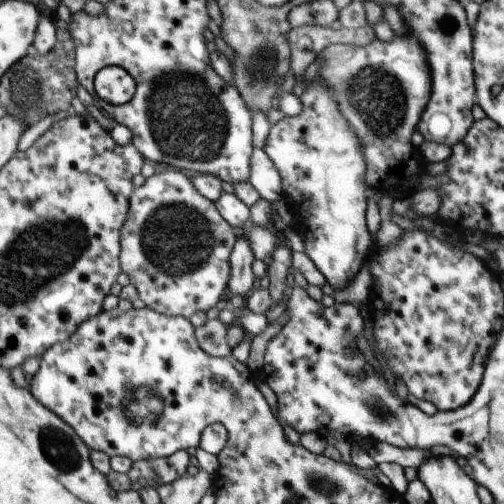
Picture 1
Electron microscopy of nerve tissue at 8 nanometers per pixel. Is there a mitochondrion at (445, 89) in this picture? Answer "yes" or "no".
no

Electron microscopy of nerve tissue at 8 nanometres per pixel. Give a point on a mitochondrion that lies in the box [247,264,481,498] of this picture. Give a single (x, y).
(376, 409)

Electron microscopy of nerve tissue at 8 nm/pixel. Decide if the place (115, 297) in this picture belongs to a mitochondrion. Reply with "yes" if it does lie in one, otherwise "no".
no

